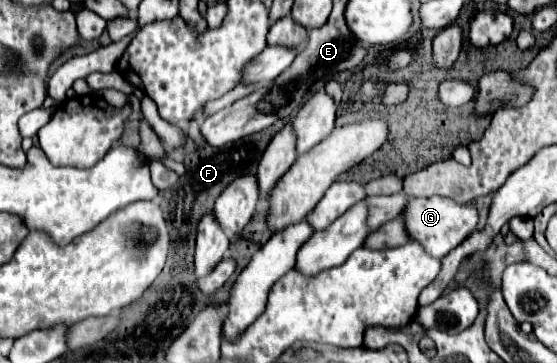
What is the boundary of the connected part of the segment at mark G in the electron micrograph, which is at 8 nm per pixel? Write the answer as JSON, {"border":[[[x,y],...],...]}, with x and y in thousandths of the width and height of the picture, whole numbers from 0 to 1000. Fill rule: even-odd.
{"border":[[[743,543],[736,548],[725,603],[732,614],[732,642],[750,664],[776,708],[797,708],[815,680],[822,680],[858,620],[858,576],[844,559],[819,559],[804,543]]]}

